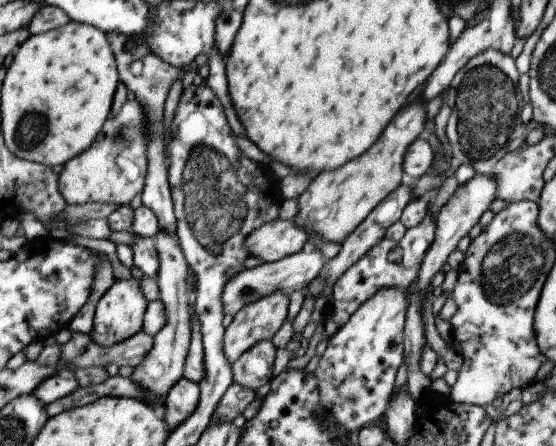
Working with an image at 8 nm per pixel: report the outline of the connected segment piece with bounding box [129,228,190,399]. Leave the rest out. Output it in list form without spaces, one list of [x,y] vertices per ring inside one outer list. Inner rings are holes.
[[[165,229],[153,235],[154,247],[158,258],[158,269],[154,276],[158,286],[158,299],[163,305],[165,324],[152,336],[150,351],[136,367],[133,367],[130,379],[147,395],[163,399],[169,389],[182,377],[184,360],[190,345],[190,315],[187,311],[187,267],[176,236]]]

